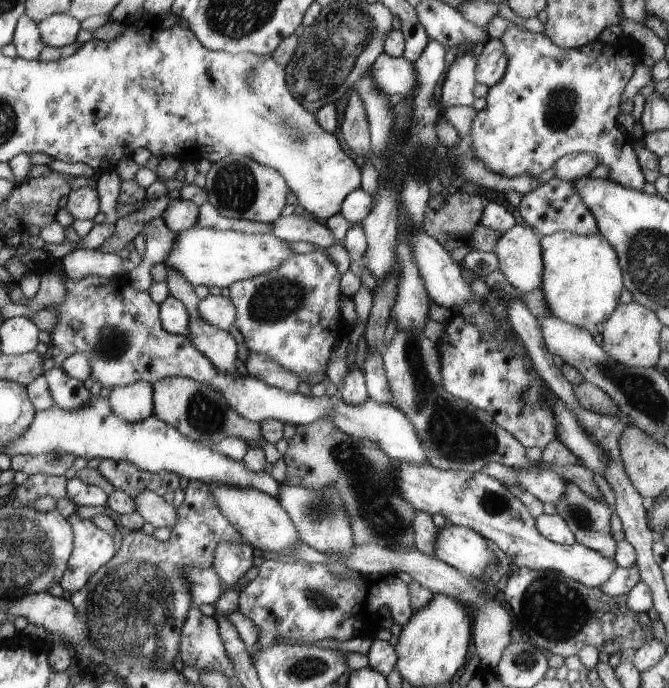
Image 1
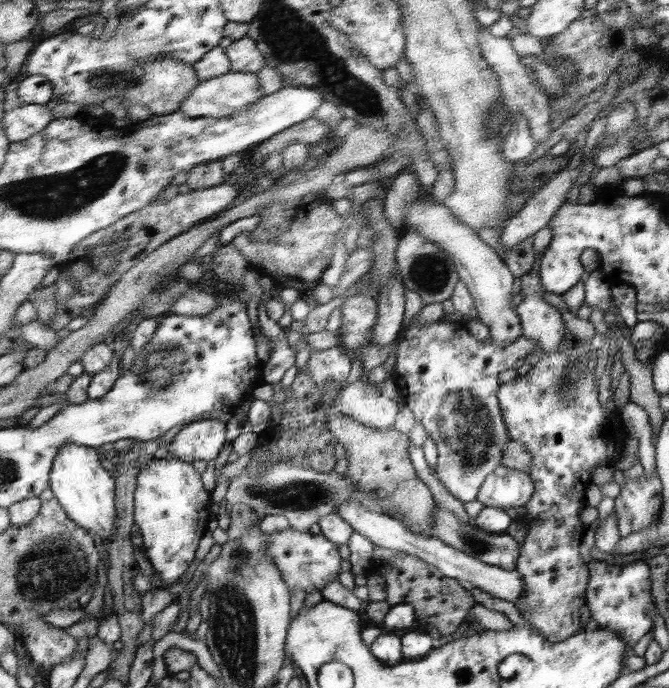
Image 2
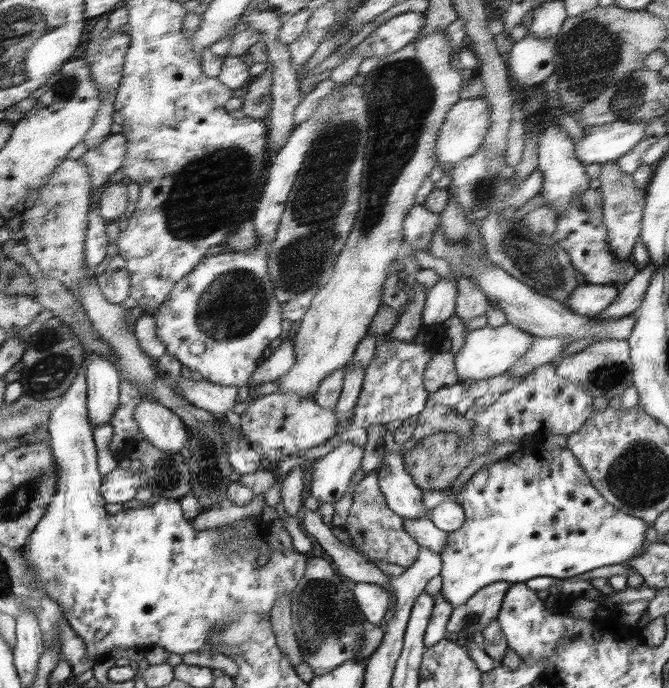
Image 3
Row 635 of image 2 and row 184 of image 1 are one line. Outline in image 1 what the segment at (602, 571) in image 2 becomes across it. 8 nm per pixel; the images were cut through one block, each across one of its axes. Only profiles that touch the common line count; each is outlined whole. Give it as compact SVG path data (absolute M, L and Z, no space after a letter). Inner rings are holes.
M510 21L501 42L507 53L507 73L498 85L489 88L485 97L486 106L474 116L469 130L472 136L469 148L476 154L476 160L484 162L488 170L500 176L512 178L530 174L538 177L570 152L590 152L596 154L600 163L610 170L609 180L642 191L647 179L644 178L639 156L626 142L624 132L616 124L622 90L630 82L634 72L632 40L623 34L615 43L605 43L597 39L580 48L568 49L556 46L544 33L531 33Z

